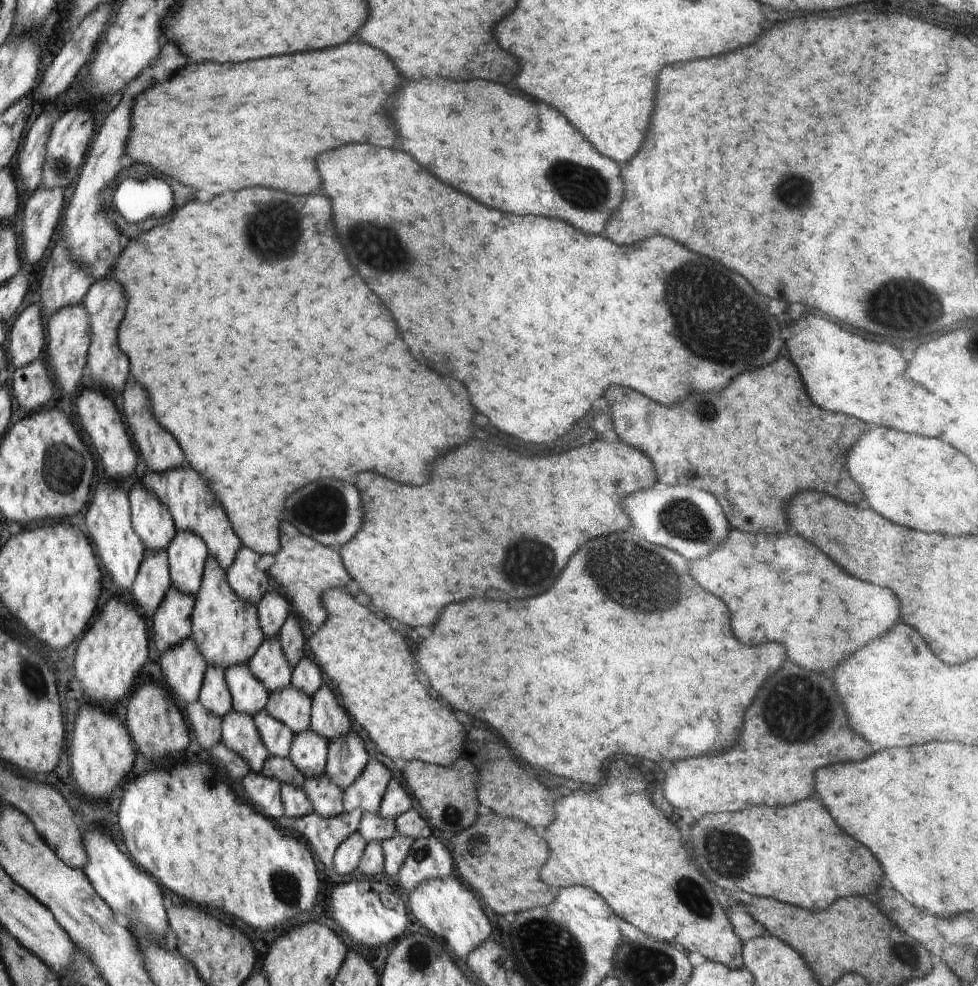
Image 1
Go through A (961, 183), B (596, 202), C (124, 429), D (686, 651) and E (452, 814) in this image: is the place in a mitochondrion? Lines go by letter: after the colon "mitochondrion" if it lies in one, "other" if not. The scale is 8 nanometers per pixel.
A: other
B: mitochondrion
C: other
D: other
E: mitochondrion

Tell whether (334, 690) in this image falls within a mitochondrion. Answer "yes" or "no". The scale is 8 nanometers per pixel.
no

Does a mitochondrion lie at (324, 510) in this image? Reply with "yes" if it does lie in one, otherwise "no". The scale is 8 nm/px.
yes

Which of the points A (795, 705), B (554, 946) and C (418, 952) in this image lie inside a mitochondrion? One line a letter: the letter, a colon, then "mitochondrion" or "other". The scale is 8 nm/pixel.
A: mitochondrion
B: mitochondrion
C: mitochondrion

